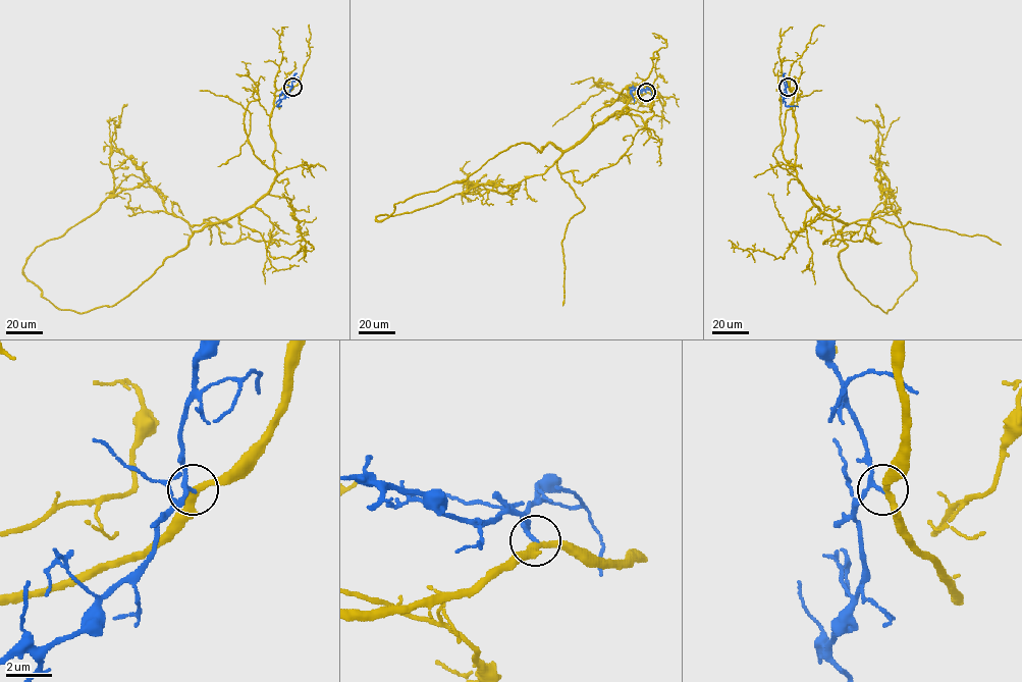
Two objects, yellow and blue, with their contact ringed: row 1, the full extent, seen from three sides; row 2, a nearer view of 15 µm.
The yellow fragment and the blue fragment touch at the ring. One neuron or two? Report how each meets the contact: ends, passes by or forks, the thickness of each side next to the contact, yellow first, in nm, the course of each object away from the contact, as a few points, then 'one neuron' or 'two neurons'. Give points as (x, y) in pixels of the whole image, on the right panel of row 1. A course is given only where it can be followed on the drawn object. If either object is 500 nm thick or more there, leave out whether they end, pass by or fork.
yellow passes by; blue passes by; calibres 280 and 150 nm; course yellow (788, 87), (795, 170), (809, 199), (843, 222), (868, 225), (885, 206), (880, 167), (875, 178), (910, 255); course blue (788, 87), (784, 99), (785, 105), (798, 107); two neurons

